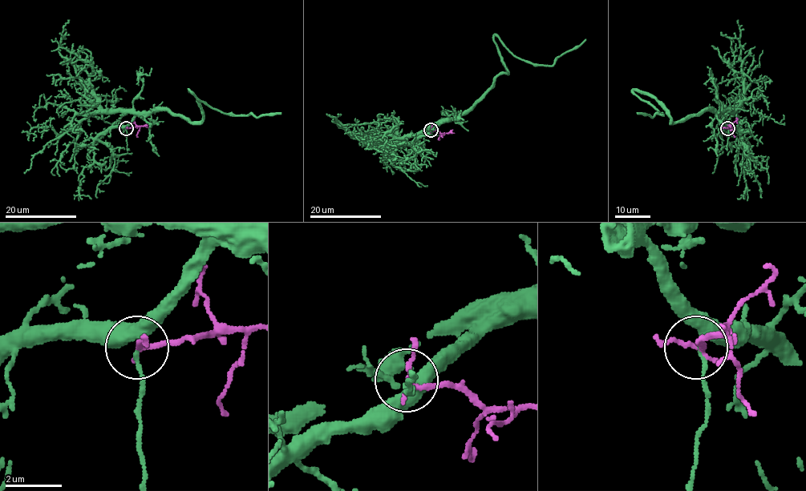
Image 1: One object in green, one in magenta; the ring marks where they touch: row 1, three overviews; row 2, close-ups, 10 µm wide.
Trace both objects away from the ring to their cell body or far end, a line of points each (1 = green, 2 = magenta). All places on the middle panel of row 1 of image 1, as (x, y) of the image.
1: (431, 130), (463, 114), (495, 78), (508, 71), (494, 36), (516, 57), (551, 66), (586, 38)
2: (431, 130), (443, 133), (443, 138)

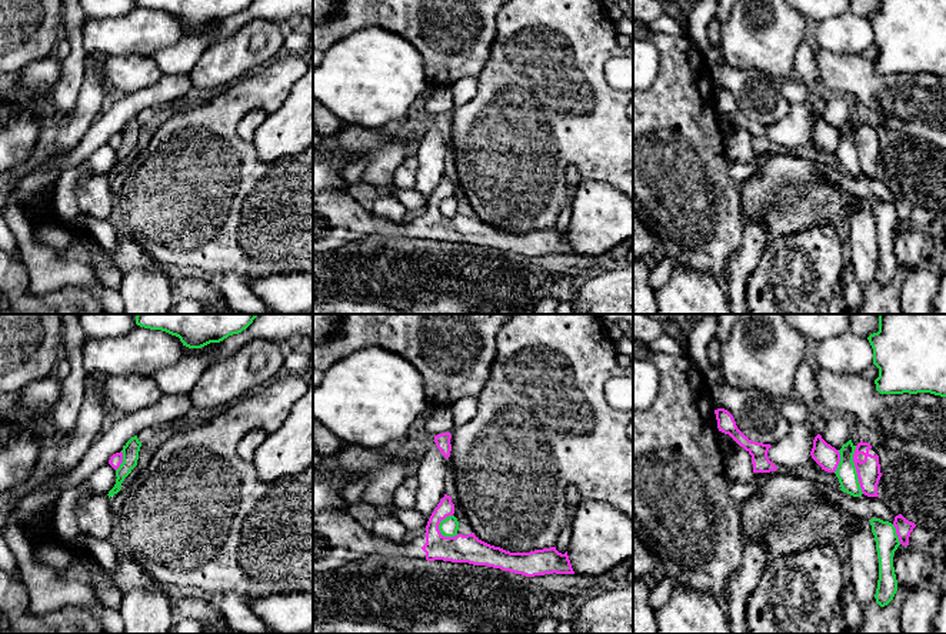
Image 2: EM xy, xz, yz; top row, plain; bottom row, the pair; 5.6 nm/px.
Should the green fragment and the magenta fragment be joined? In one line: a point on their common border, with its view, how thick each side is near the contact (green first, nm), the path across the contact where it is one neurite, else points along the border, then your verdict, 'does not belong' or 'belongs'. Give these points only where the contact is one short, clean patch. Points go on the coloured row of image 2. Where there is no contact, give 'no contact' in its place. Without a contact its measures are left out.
yz (855, 470) | 110/130 nm | does not belong

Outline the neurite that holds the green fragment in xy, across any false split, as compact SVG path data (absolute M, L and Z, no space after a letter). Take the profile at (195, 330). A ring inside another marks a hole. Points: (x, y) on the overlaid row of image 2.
M137 314L136 324L176 336L189 348L201 348L242 333L256 317L257 314Z

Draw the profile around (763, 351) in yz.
M742 314L733 326L729 338L720 344L720 366L727 384L737 390L756 388L783 400L795 396L795 380L800 363L805 360L806 340L793 328L785 314Z

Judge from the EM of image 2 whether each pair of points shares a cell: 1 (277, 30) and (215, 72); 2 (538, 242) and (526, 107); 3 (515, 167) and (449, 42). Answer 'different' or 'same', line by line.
1: same
2: different
3: different

